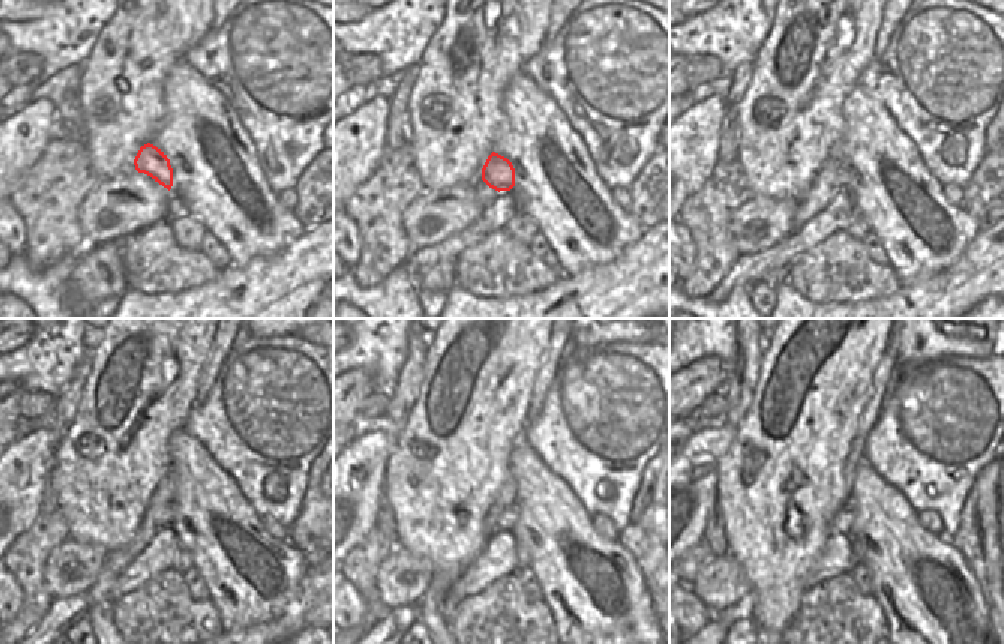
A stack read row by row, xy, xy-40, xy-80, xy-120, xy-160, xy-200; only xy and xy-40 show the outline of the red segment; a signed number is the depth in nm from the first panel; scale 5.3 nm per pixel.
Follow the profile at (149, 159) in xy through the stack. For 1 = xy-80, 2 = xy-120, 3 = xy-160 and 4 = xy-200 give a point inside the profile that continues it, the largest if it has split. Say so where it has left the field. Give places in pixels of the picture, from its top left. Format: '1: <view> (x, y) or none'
1: xy-80 (844, 174)
2: xy-120 (168, 517)
3: xy-160 (508, 518)
4: xy-200 (842, 521)

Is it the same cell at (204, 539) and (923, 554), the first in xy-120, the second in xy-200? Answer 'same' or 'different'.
same

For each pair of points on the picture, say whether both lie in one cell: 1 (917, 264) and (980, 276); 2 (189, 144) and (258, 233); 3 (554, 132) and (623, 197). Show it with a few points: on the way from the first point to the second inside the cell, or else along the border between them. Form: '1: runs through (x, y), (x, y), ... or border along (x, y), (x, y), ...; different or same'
1: border along (968, 245), (947, 267), (922, 276), (911, 284); different
2: runs through (210, 167), (216, 180), (240, 210); same
3: border along (610, 191), (610, 195), (626, 210); different

